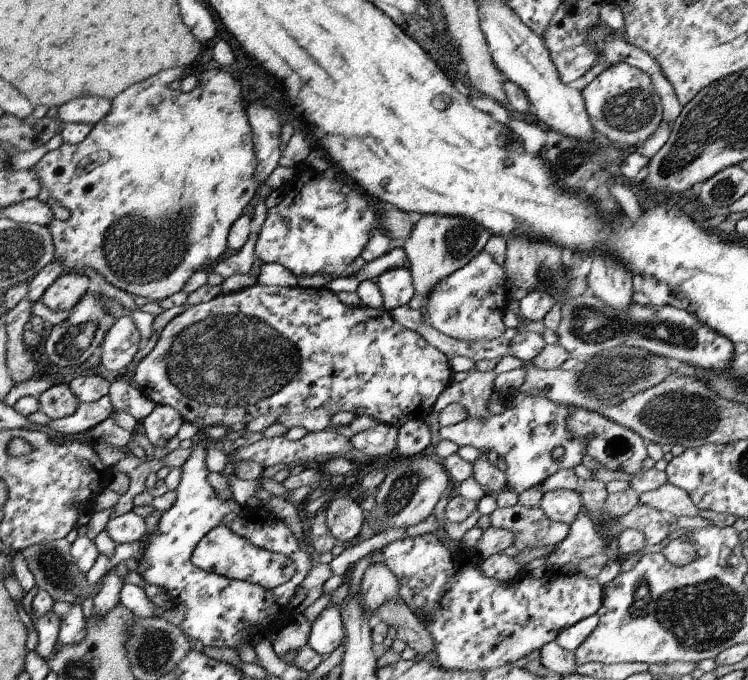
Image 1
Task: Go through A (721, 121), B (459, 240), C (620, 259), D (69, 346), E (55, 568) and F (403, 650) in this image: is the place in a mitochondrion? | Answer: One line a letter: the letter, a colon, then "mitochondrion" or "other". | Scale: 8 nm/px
A: mitochondrion
B: mitochondrion
C: other
D: mitochondrion
E: mitochondrion
F: other

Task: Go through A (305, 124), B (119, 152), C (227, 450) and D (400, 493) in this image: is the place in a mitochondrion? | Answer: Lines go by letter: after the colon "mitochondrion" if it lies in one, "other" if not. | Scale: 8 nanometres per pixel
A: other
B: other
C: other
D: mitochondrion

